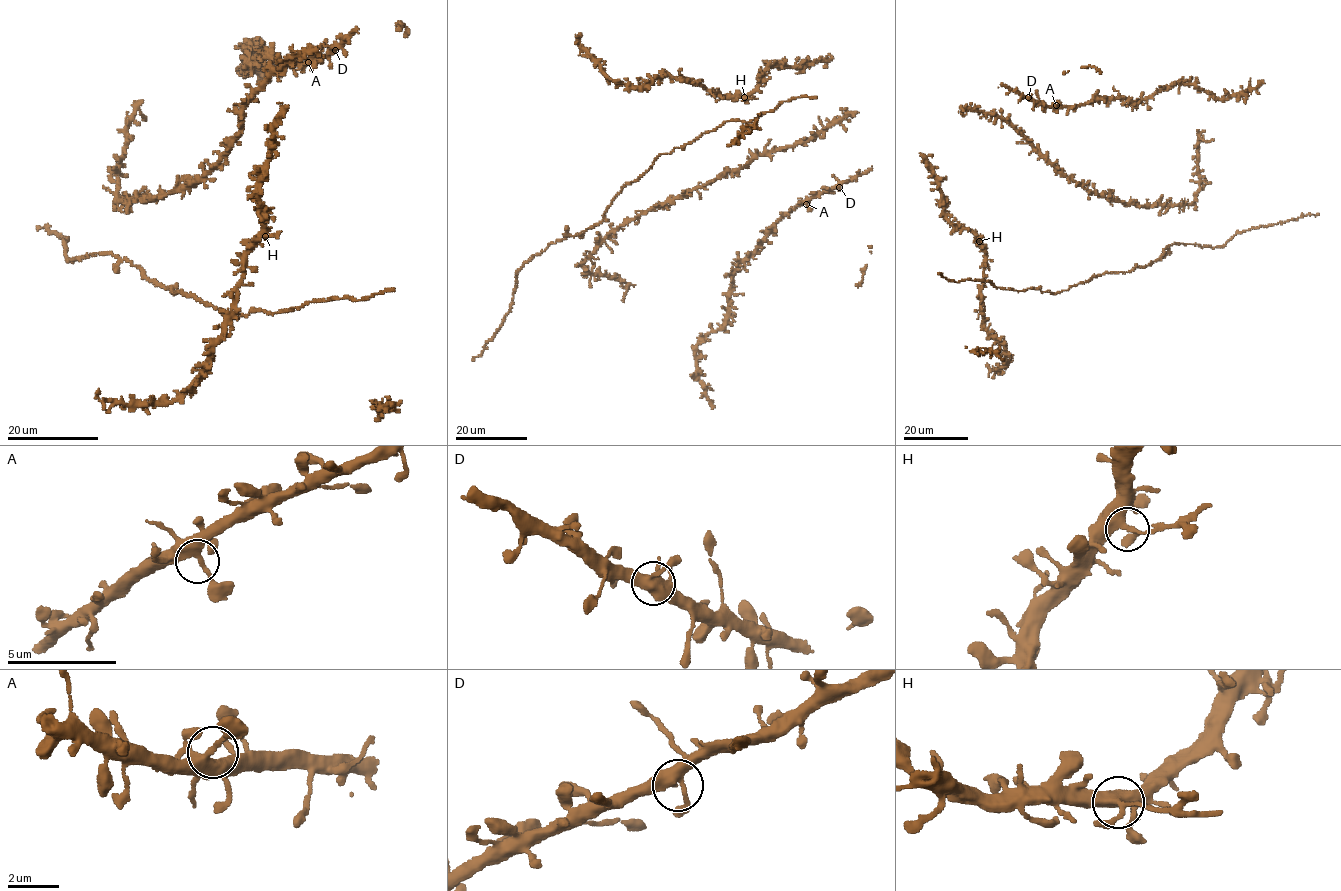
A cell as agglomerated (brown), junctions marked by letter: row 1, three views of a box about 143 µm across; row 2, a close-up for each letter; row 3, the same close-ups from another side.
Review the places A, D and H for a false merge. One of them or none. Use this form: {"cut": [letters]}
{"cut": ["H"]}

